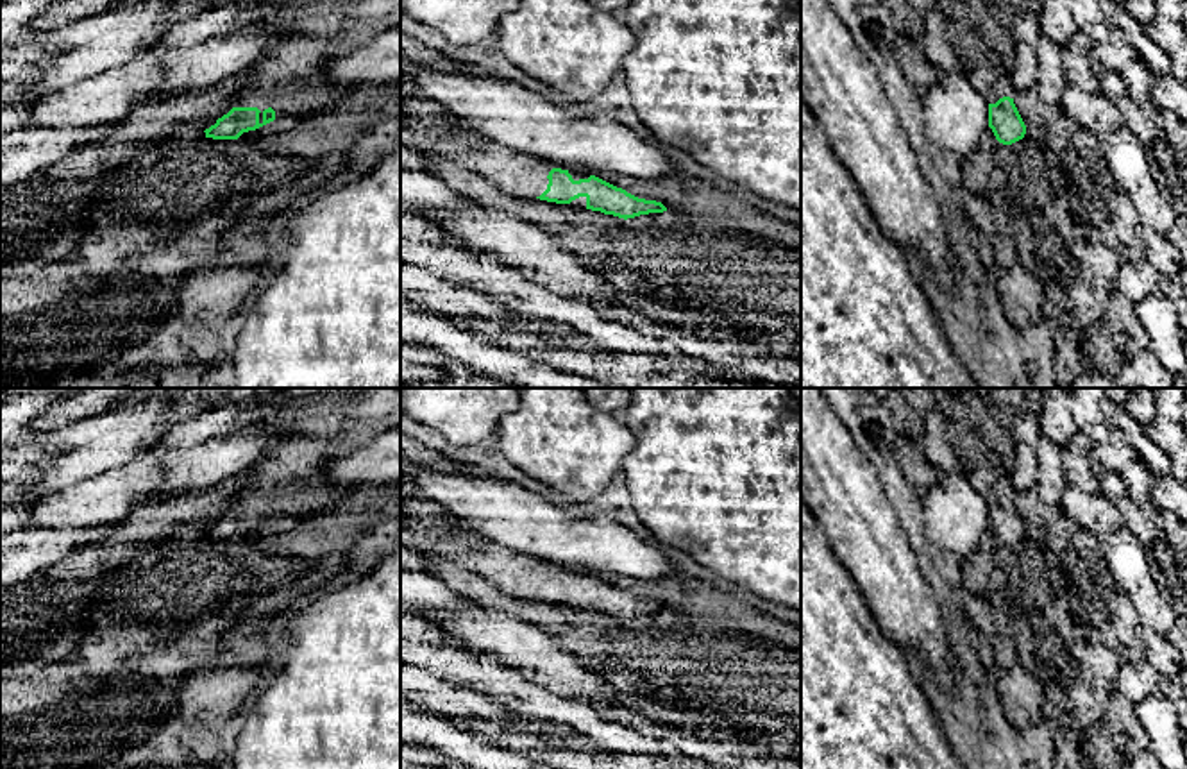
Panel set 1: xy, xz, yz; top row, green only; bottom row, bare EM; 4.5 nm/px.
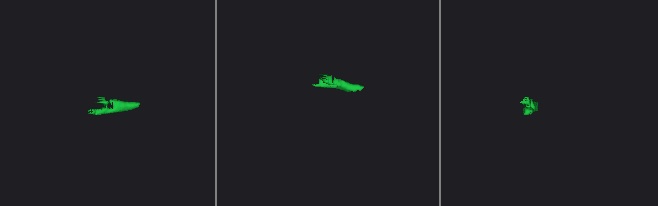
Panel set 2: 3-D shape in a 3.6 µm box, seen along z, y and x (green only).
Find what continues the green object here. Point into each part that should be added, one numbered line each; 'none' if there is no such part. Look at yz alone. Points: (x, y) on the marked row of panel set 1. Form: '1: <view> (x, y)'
1: yz (1003, 83)

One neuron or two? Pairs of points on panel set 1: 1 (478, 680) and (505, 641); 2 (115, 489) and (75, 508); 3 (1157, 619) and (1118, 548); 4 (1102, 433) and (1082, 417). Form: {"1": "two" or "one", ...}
{"1": "two", "2": "one", "3": "one", "4": "one"}

